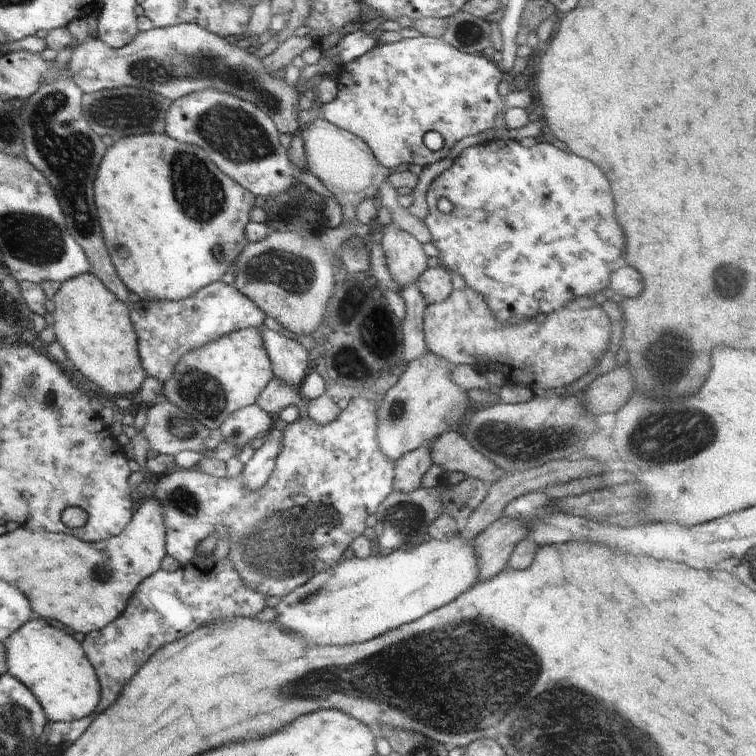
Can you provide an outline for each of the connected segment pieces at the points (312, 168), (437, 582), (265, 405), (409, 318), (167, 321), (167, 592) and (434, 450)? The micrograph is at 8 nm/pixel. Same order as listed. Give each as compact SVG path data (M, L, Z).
M320 116L300 128L298 135L304 141L307 170L321 180L328 192L336 196L342 208L343 222L352 222L356 217L355 205L365 198L376 198L380 184L387 180L391 171L374 158L374 154L362 138L334 126Z
M458 530L456 536L452 536L450 540L430 538L422 542L422 544L418 544L418 546L409 548L400 547L399 549L392 548L392 552L387 552L387 550L379 545L375 552L367 558L357 558L355 555L349 554L345 560L341 560L340 564L334 564L334 566L330 566L330 568L326 568L326 570L322 570L322 572L314 572L314 576L310 576L304 584L298 586L298 588L290 592L290 594L286 594L286 596L280 600L280 604L275 607L278 613L276 622L278 622L280 626L284 626L286 632L292 632L292 634L302 636L302 638L306 638L306 640L312 640L314 644L332 644L332 646L335 646L336 644L354 644L354 642L361 644L362 642L366 642L366 640L373 640L386 632L395 630L404 624L414 622L418 620L418 618L422 618L424 614L432 612L434 608L438 608L438 606L442 606L442 604L452 602L458 594L462 594L462 592L466 592L468 588L471 588L477 581L478 574L480 574L478 558L476 558L476 552L474 552L474 546L472 546L472 544L474 544L474 538L472 538L472 540L464 540L462 534L460 534L460 530Z
M274 376L266 384L266 388L260 392L255 404L276 419L279 412L286 406L304 404L304 402L305 400L299 394L298 389L292 388L290 384L282 382L280 378Z
M417 282L402 286L400 295L406 302L406 316L402 322L402 334L404 334L404 338L402 338L402 354L404 356L402 359L408 365L428 354L423 334L423 315L428 302L424 300Z
M217 281L182 300L131 303L129 318L137 335L140 362L146 375L162 383L172 376L180 358L190 350L210 344L233 331L258 328L263 325L266 314L234 286Z
M196 556L194 560L196 562L192 566L186 562L179 564L176 570L159 569L148 576L138 586L123 615L109 626L90 632L84 638L82 650L86 652L86 658L90 658L101 687L101 698L94 716L98 716L118 698L122 690L120 678L122 682L129 682L136 675L136 668L142 667L154 651L217 619L234 619L238 616L255 618L266 608L267 597L254 588L248 588L228 558L216 560L216 556Z
M456 429L434 439L430 443L430 454L432 463L440 466L446 475L459 471L483 483L494 482L503 475L498 464L473 450Z

